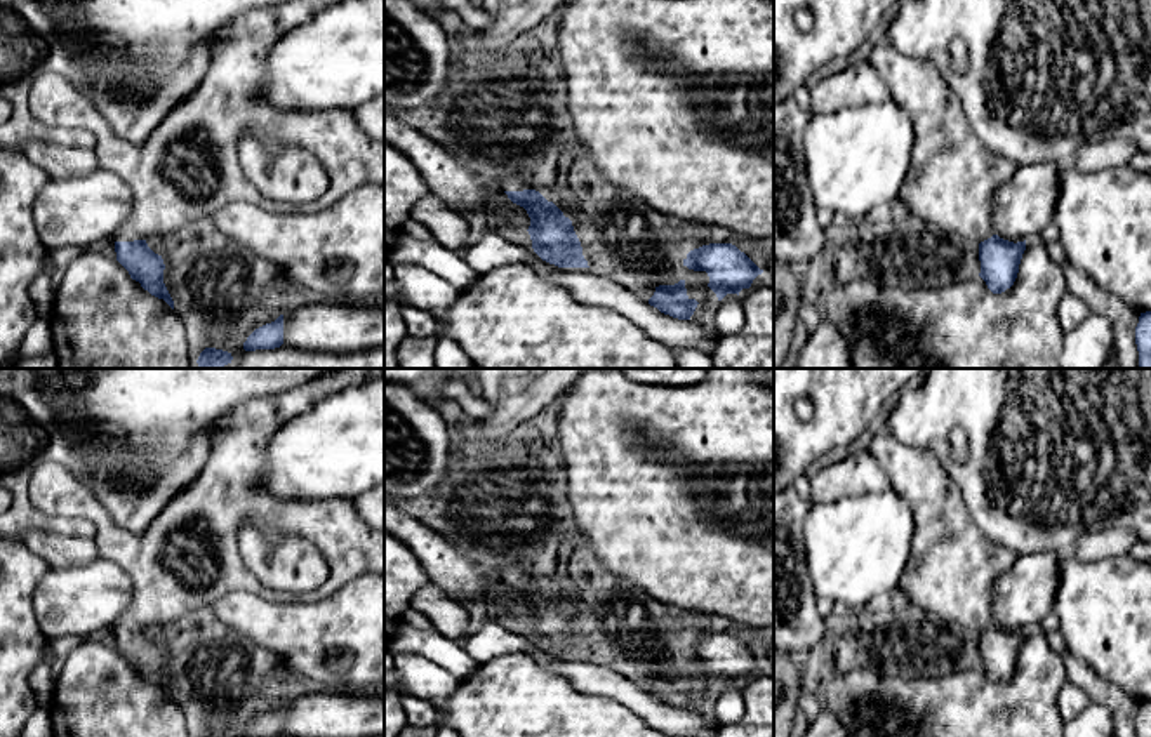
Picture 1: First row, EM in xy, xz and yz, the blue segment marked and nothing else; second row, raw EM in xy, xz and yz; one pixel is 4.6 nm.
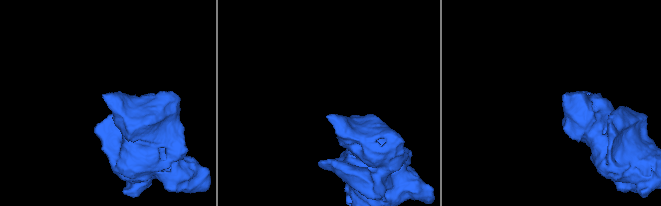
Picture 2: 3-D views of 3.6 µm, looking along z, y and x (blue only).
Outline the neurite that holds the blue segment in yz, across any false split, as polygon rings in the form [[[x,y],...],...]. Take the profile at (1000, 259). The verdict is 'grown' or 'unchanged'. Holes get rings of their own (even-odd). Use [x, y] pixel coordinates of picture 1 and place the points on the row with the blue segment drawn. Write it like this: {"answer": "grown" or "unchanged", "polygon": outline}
{"answer": "grown", "polygon": [[[883,37],[869,61],[913,122],[911,163],[895,210],[977,242],[979,276],[993,294],[1005,292],[1017,278],[1026,240],[1014,243],[995,233],[993,196],[1021,165],[981,141],[961,99],[930,61],[901,54]]]}

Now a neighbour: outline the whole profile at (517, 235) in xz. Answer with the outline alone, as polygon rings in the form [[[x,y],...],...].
[[[501,224],[490,229],[502,233],[508,240],[511,240],[516,245],[532,247],[532,240],[527,229],[509,228],[508,224]]]

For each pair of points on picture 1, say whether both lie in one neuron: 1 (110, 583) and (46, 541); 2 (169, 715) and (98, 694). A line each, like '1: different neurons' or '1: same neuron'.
1: different neurons
2: same neuron

